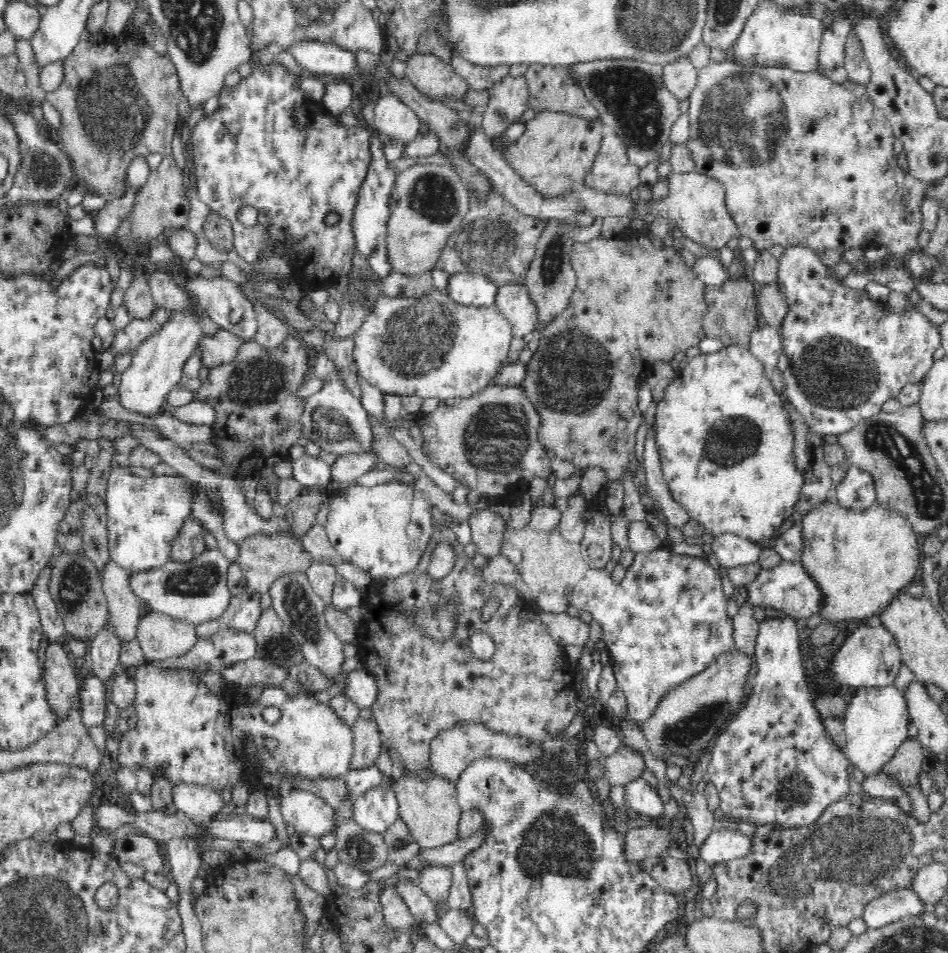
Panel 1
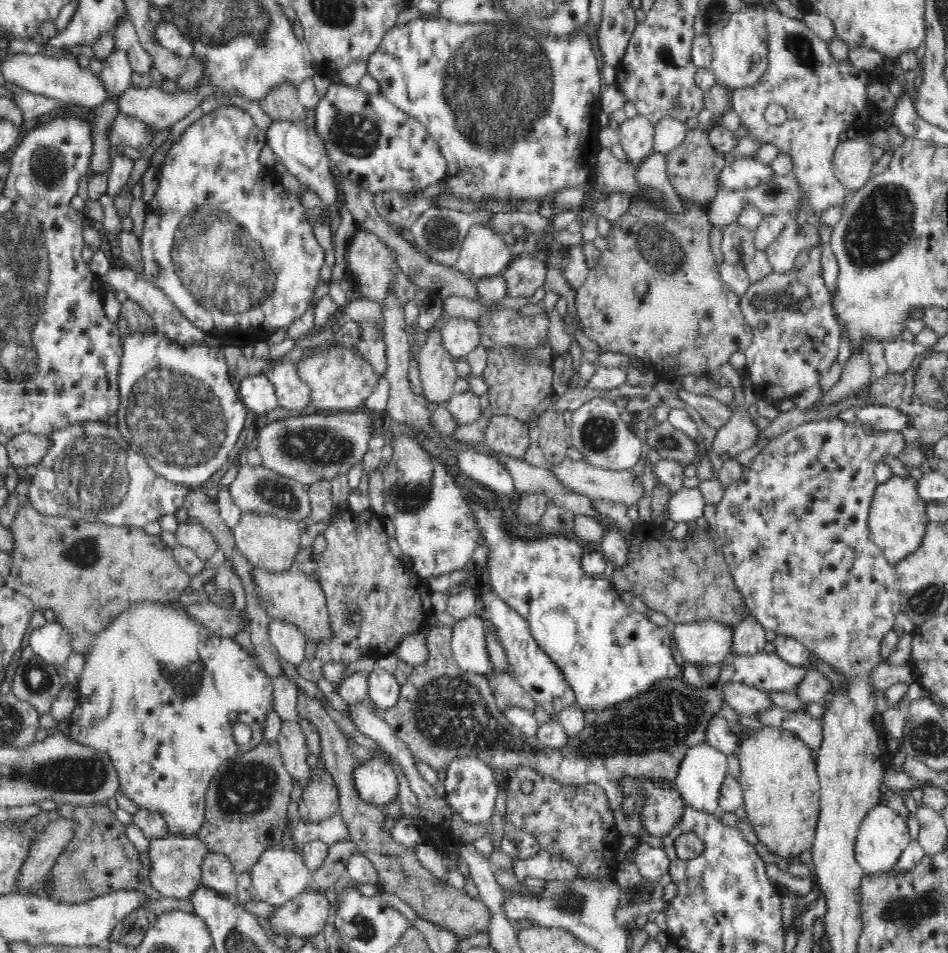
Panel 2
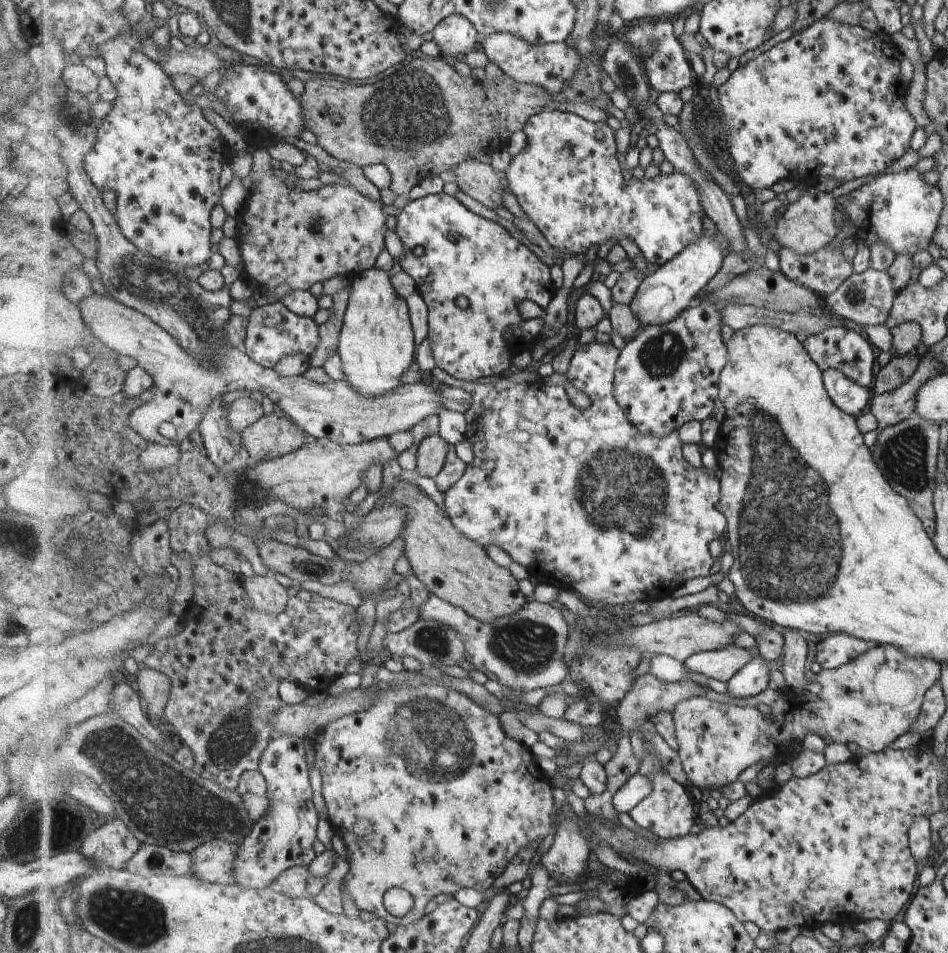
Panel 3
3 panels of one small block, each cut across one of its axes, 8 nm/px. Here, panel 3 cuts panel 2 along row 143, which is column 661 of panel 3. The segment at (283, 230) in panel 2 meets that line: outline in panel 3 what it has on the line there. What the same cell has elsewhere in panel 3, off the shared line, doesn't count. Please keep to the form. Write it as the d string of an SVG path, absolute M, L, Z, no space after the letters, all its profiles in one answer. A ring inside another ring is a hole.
M545 108L528 120L524 131L528 135L528 145L521 154L511 158L505 170L506 188L517 197L528 219L558 251L570 255L584 254L589 248L599 248L607 241L615 246L627 238L637 245L646 261L662 267L691 244L697 244L703 236L703 215L708 215L695 180L675 169L671 174L659 173L649 179L632 177L625 182L619 169L615 132L607 121L594 123L571 112ZM601 131L604 140L597 138L597 132Z

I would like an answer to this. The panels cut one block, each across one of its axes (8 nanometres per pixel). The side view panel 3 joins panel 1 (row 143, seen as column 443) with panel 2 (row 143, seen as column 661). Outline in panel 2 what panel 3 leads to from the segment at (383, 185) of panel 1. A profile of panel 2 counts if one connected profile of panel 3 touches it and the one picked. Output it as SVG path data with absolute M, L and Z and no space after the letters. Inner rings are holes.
M423 16L404 24L396 24L388 28L388 33L369 57L367 73L380 84L380 92L388 101L405 114L416 118L438 144L440 152L446 159L446 174L440 178L442 186L446 186L447 194L460 200L468 198L472 202L486 202L486 200L536 200L540 206L558 192L568 188L578 188L588 182L595 174L597 167L596 140L598 139L598 116L602 112L600 102L604 79L601 77L600 60L594 54L592 42L584 27L572 30L566 37L552 37L543 32L535 31L524 21L494 21L482 23L456 22L436 16Z

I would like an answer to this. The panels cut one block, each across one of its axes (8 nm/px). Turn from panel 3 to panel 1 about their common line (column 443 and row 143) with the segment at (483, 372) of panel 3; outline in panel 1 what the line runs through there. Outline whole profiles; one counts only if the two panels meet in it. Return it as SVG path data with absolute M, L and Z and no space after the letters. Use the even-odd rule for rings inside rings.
M262 66L234 88L225 87L221 91L218 96L220 108L200 120L191 136L194 188L204 204L231 221L233 248L240 258L250 262L250 265L259 260L258 254L266 244L264 232L267 228L271 240L281 240L281 250L287 252L292 260L293 280L301 283L308 292L319 287L336 291L353 266L356 245L352 216L368 172L368 144L374 131L365 125L348 128L338 123L336 118L327 115L320 102L304 97L299 80L299 76L290 75L279 66ZM243 205L257 209L254 226L246 227L238 220L237 214ZM331 211L339 215L335 225L325 222ZM288 236L299 242L297 249L286 245Z

